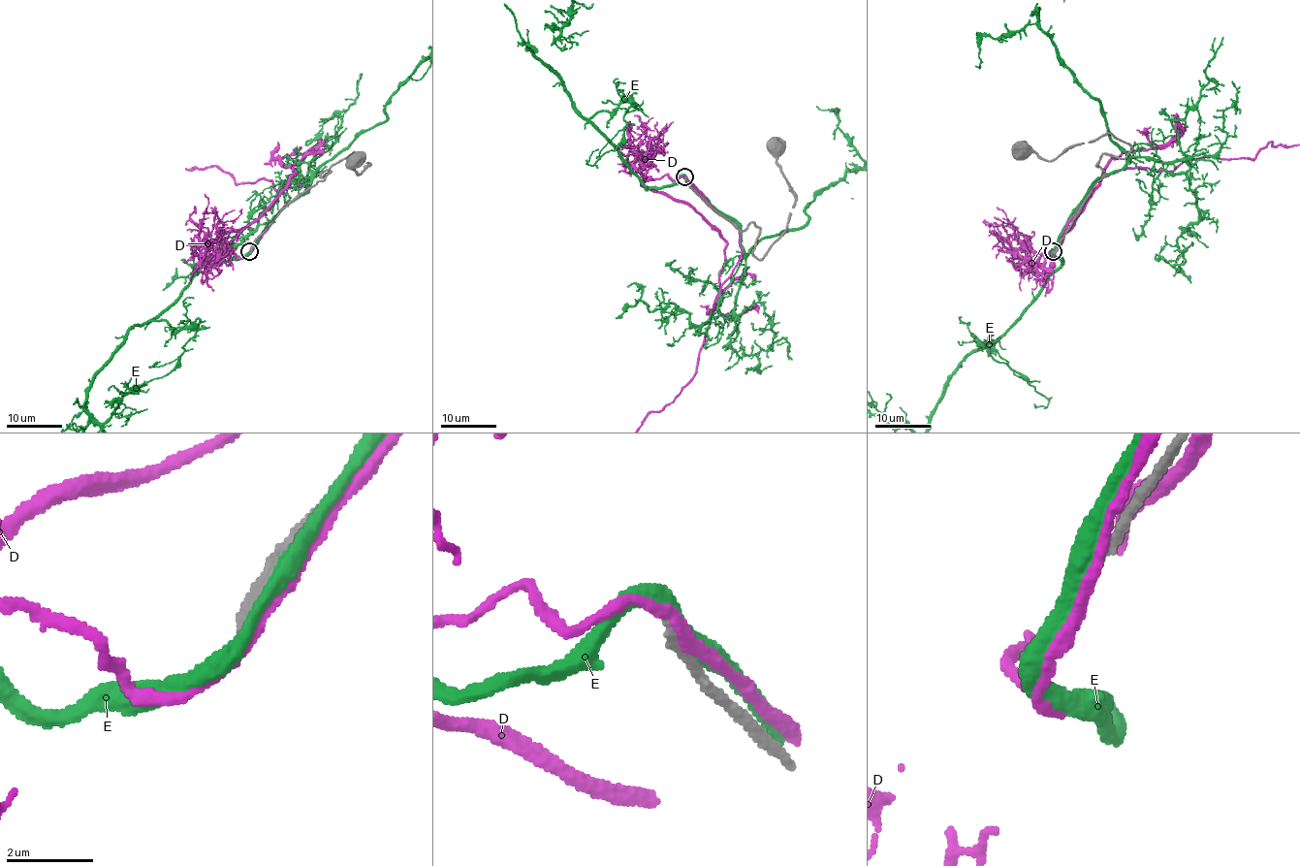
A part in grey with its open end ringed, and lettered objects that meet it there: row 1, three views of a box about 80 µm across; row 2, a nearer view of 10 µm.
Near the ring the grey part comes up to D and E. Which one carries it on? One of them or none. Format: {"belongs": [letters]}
{"belongs": []}

